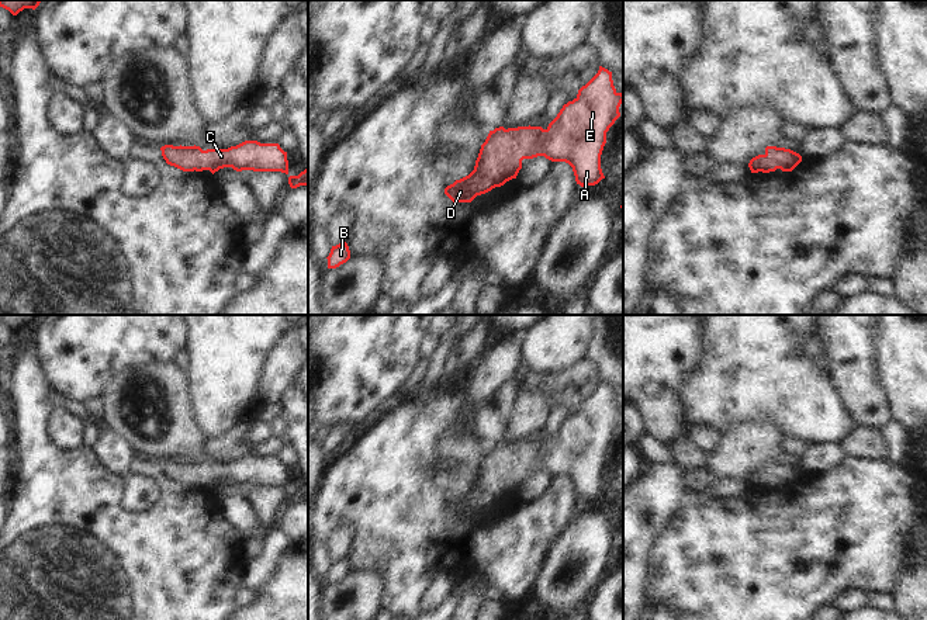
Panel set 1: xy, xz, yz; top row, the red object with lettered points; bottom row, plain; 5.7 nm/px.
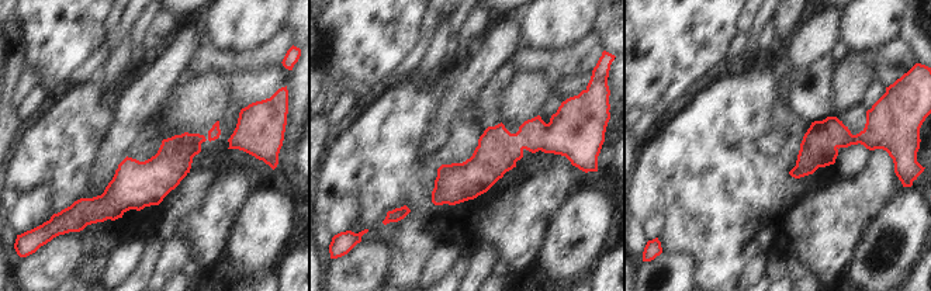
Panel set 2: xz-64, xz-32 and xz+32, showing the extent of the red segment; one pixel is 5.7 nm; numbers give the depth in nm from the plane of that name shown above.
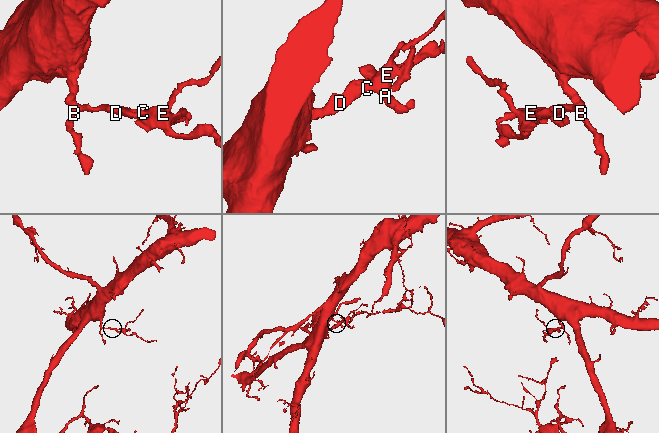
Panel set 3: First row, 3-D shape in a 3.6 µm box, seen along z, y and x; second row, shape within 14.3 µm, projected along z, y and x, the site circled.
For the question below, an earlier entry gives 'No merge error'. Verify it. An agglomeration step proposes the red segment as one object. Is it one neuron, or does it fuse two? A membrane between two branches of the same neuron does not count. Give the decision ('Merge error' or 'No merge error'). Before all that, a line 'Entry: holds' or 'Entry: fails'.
Entry: holds
No merge error.

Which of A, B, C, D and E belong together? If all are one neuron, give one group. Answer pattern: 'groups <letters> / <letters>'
groups A B C D E

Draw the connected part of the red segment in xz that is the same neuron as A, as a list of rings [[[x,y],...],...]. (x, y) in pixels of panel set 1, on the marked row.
[[[599,66],[598,73],[578,90],[577,97],[563,105],[557,117],[546,129],[542,127],[504,127],[490,131],[481,145],[474,170],[445,188],[453,202],[471,202],[477,195],[485,194],[506,181],[516,179],[523,159],[544,156],[551,162],[565,162],[573,167],[575,181],[581,187],[595,186],[605,179],[601,169],[601,155],[606,143],[606,132],[620,117],[619,107],[623,94],[618,93],[612,72]]]

